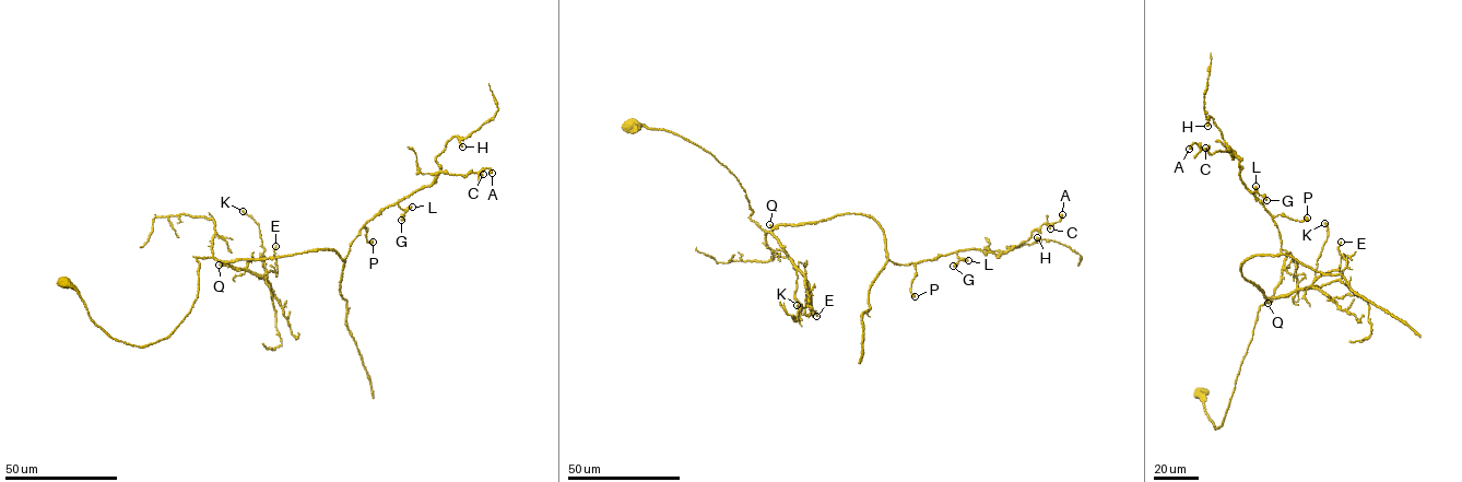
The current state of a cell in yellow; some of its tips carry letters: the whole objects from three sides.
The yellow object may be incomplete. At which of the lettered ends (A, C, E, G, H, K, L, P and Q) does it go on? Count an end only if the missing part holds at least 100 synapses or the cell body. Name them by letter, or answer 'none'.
none

